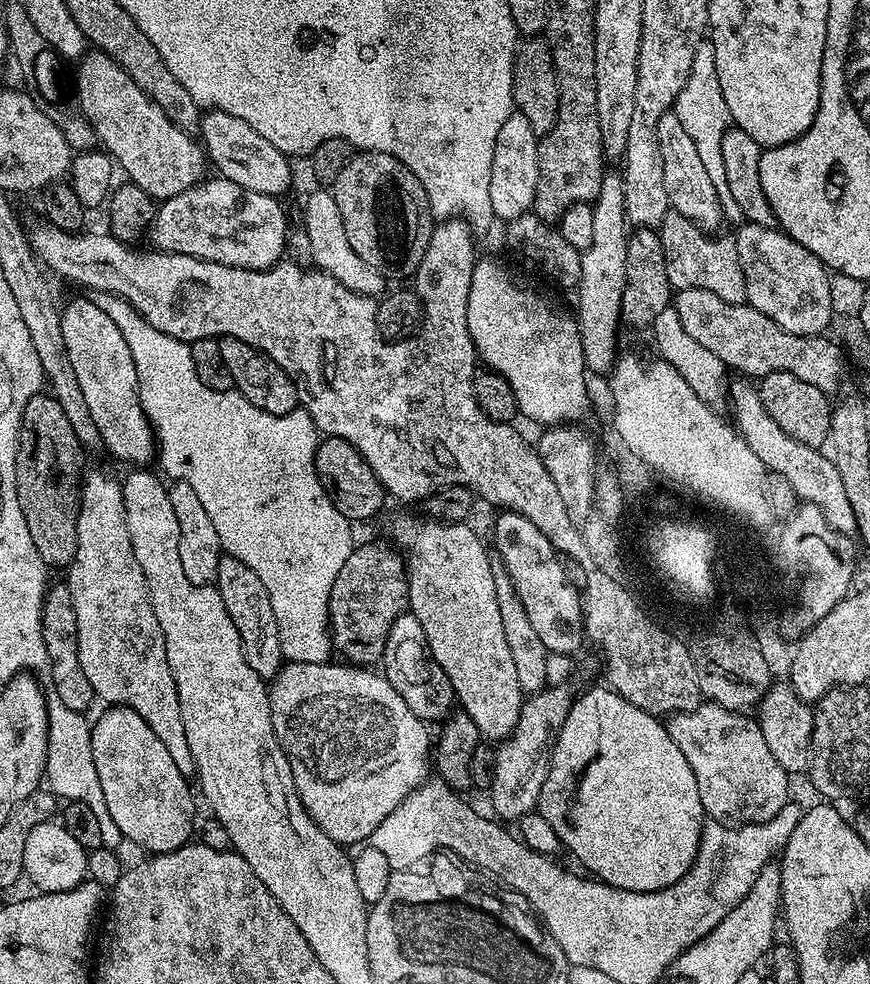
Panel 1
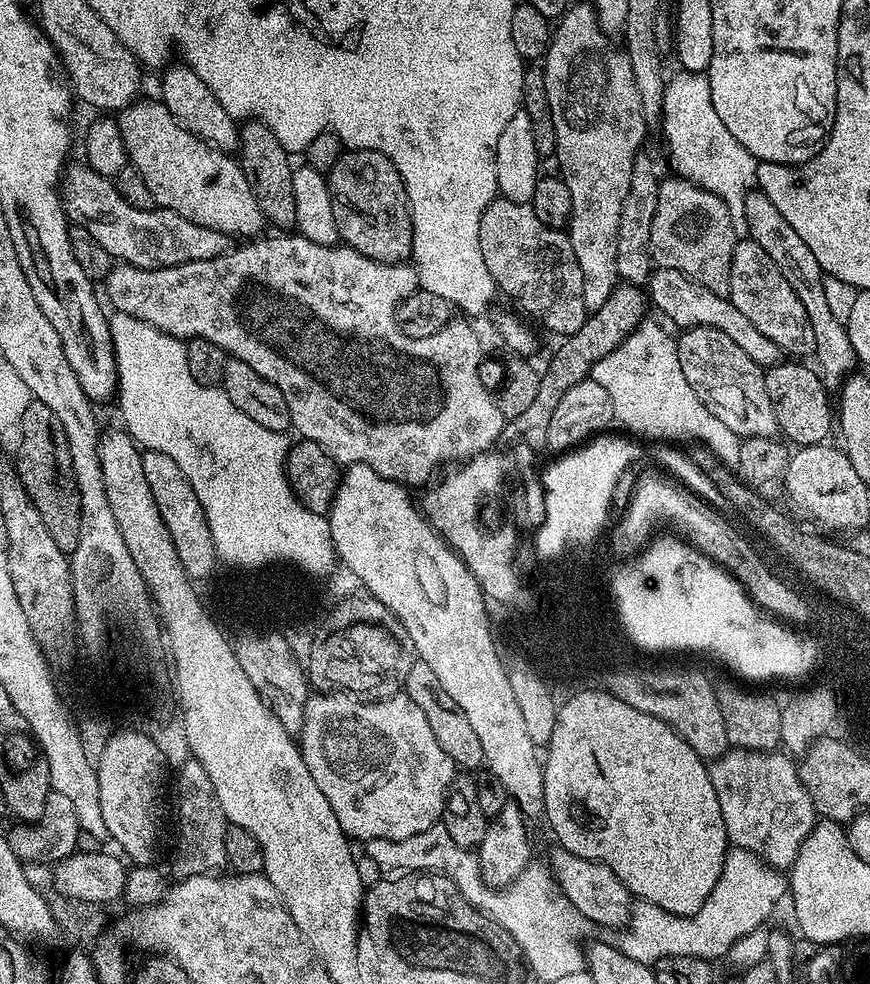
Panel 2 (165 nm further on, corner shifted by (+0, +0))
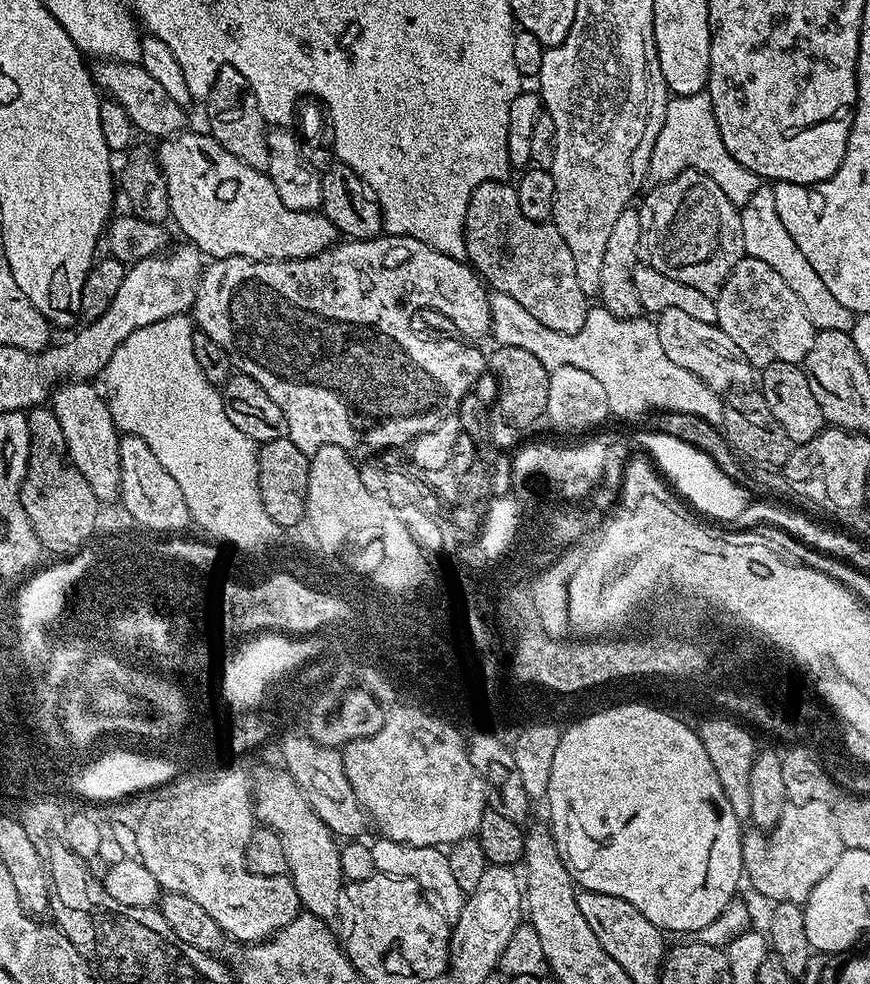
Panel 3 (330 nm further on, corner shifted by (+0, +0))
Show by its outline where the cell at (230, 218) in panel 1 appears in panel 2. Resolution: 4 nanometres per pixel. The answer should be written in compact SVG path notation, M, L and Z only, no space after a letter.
M69 163L62 176L62 199L64 214L77 228L90 230L90 234L112 256L113 261L133 264L139 268L173 268L186 262L202 262L215 256L223 256L229 251L229 237L223 236L218 230L210 230L206 226L198 226L182 214L174 214L170 210L159 206L139 208L130 206L118 194L115 183L109 177L98 174L87 163Z

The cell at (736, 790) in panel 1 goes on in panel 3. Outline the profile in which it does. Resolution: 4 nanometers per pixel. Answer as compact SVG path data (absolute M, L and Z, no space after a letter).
M828 802L817 804L785 804L782 814L778 818L775 828L771 829L770 835L764 830L745 831L742 839L742 858L744 859L744 876L768 899L768 902L781 904L782 902L794 902L803 906L810 898L814 886L830 874L834 862L843 854L845 847L841 836L838 834L838 826L834 826L836 817L833 805Z

